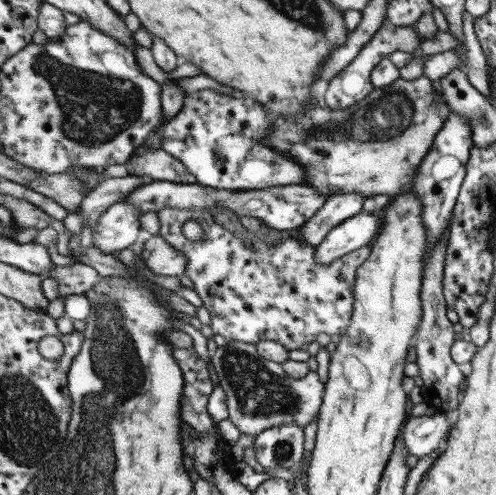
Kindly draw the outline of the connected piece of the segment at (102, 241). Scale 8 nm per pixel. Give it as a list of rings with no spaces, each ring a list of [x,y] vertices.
[[[119,202],[114,206],[109,207],[95,223],[95,245],[101,250],[103,256],[111,256],[115,250],[123,250],[133,246],[139,240],[141,234],[141,216],[143,211],[139,207],[127,202]]]

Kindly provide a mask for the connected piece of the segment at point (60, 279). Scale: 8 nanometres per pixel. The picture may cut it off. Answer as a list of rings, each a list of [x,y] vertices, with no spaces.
[[[77,262],[69,266],[53,266],[51,276],[57,284],[57,298],[69,295],[85,295],[95,284],[100,283],[100,274],[89,264]]]

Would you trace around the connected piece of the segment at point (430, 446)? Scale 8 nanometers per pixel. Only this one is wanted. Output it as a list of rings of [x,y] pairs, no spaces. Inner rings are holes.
[[[435,412],[430,416],[407,416],[400,435],[408,454],[421,457],[431,454],[435,448],[444,447],[451,427],[452,421],[443,412]]]

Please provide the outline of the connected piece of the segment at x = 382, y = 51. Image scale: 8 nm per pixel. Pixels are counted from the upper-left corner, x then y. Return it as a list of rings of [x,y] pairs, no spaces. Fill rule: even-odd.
[[[385,20],[374,32],[374,35],[359,49],[359,53],[348,66],[345,66],[334,78],[330,79],[329,86],[323,94],[324,106],[331,110],[343,110],[352,104],[364,99],[373,88],[369,83],[372,69],[380,62],[387,60],[392,52],[414,53],[420,45],[421,39],[415,31],[415,25],[393,25]]]

